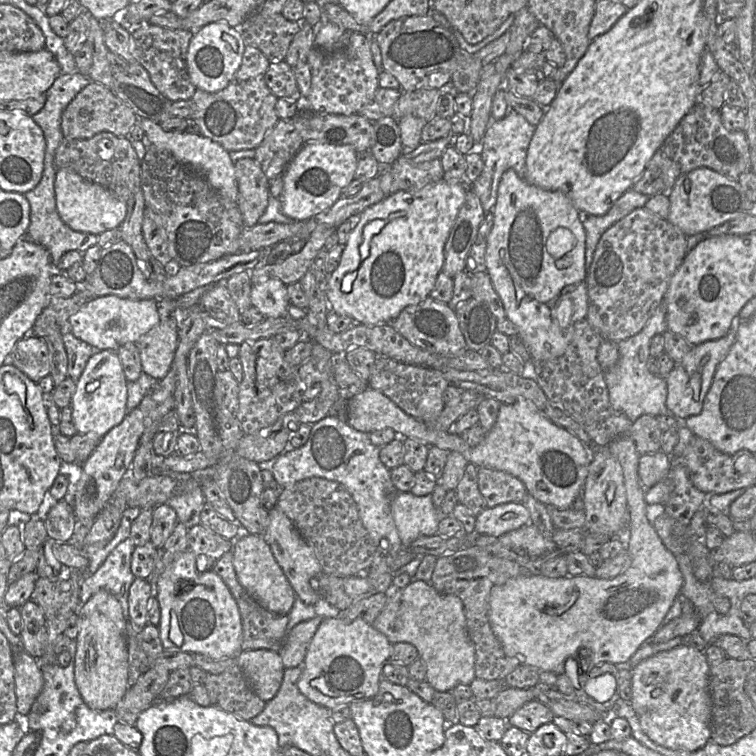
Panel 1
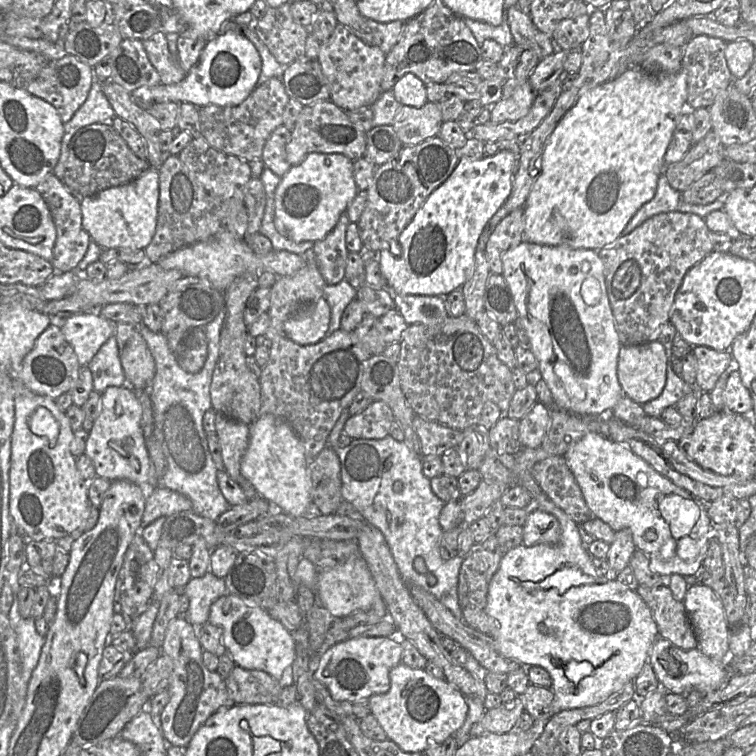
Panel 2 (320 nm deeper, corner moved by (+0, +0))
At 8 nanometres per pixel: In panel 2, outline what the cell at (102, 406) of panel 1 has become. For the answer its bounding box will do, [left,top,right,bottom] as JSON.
[86,386,160,491]

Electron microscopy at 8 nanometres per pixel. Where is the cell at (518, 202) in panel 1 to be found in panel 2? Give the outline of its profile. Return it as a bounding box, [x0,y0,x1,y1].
[502,241,623,418]

